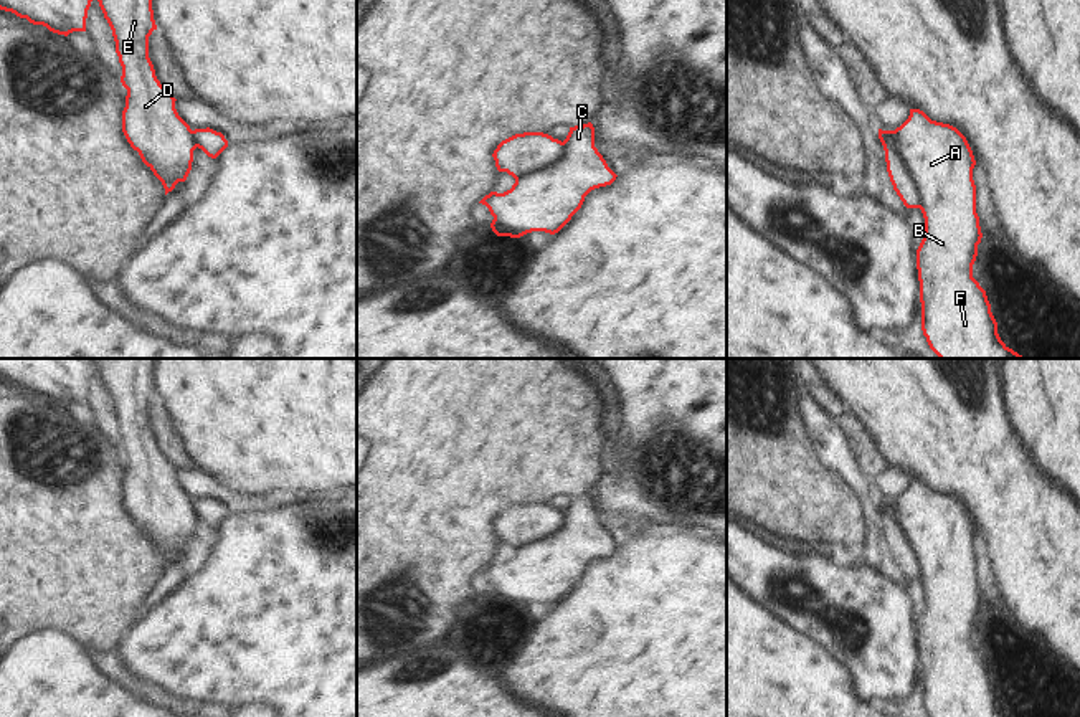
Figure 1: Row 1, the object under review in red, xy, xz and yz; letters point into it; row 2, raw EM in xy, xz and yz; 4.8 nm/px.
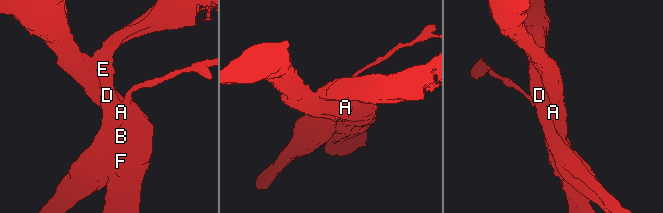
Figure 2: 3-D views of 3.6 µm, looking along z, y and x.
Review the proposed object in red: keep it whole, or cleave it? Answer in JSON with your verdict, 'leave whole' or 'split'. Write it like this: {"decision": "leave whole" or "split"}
{"decision": "split"}

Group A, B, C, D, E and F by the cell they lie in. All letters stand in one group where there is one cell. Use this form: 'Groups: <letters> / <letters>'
Groups: A B C F / D E

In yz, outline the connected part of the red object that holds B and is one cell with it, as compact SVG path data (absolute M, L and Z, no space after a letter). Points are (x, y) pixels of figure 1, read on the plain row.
M910 479L908 489L892 504L879 499L879 509L893 512L893 517L910 542L925 588L925 605L917 620L917 639L920 651L921 700L930 717L1006 717L997 704L997 692L991 682L986 661L973 648L973 634L983 603L976 583L976 555L973 539L976 535L966 507L953 496L931 491L923 481Z

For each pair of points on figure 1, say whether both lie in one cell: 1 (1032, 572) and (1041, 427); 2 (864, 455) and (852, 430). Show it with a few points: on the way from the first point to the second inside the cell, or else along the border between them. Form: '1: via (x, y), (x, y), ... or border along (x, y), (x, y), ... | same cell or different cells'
1: border along (1016, 435), (1029, 456), (1062, 488) | different cells
2: via (864, 448), (857, 436) | same cell

